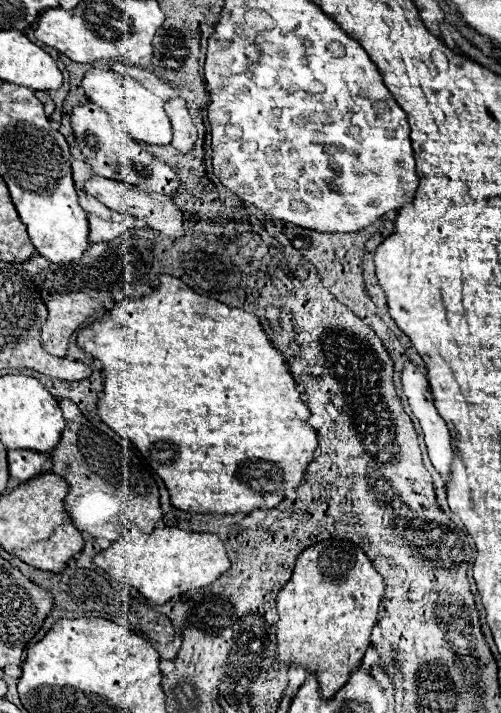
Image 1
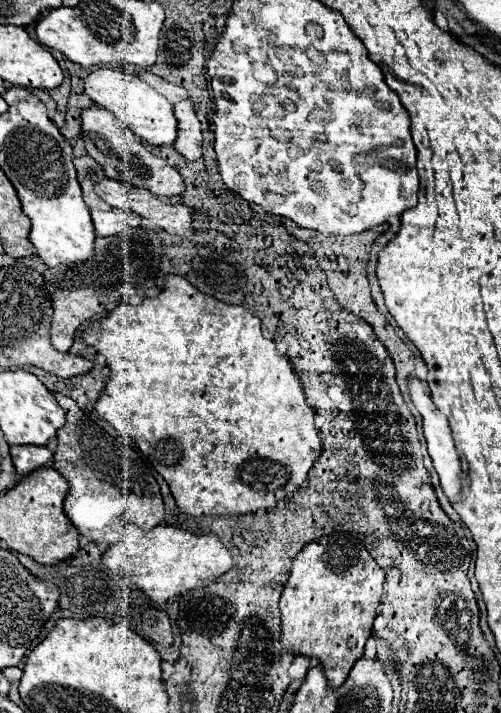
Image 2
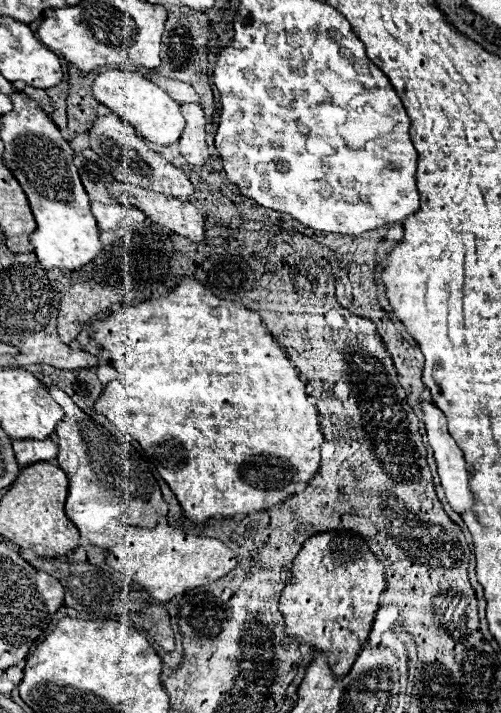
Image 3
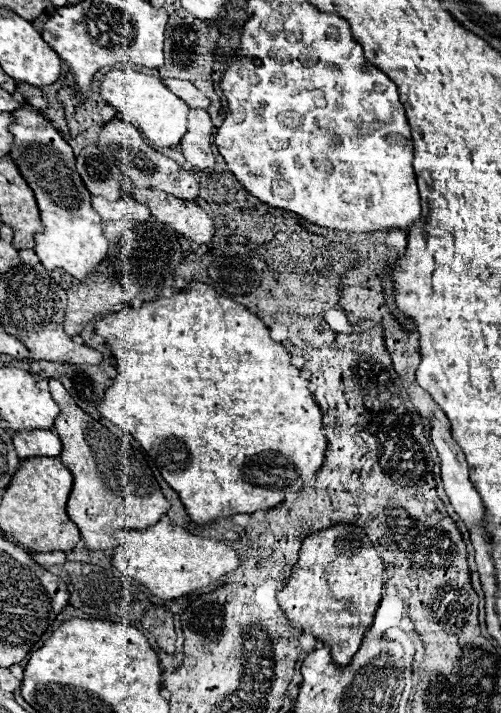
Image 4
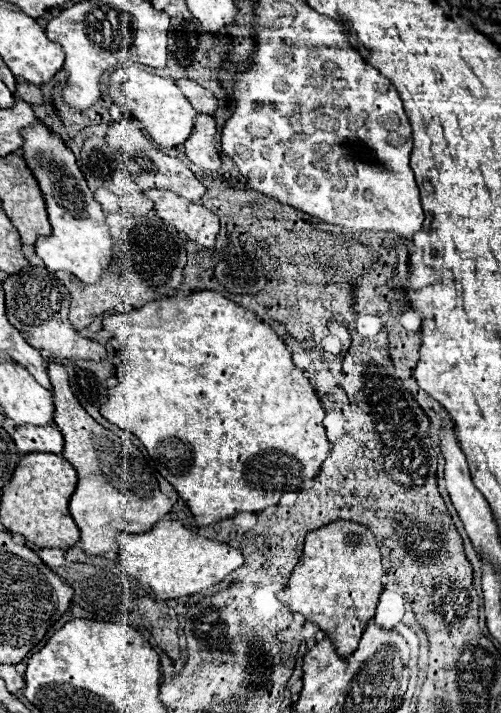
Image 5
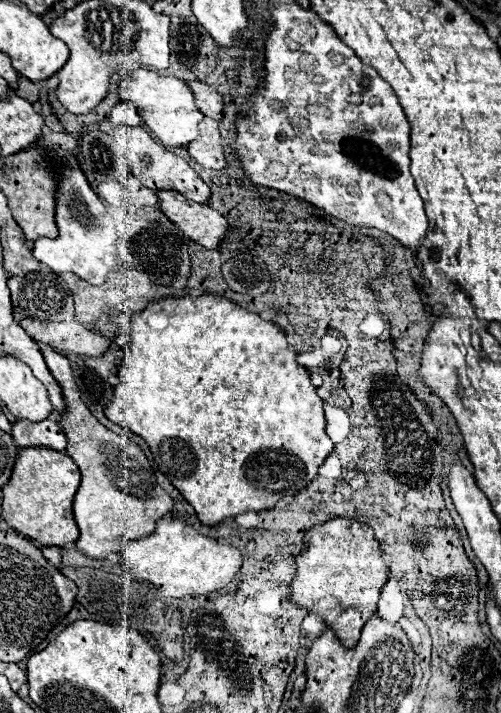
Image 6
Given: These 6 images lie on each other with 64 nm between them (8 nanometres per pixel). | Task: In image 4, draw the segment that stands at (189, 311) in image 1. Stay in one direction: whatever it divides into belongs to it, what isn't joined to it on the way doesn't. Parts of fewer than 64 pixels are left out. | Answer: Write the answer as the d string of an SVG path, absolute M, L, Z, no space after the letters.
M192 282L184 292L172 298L144 302L140 308L130 308L106 316L94 324L94 330L96 334L106 336L106 342L110 344L118 366L114 384L106 390L104 400L98 406L98 412L112 424L130 432L150 456L158 456L158 468L162 472L162 478L176 490L176 494L180 496L182 504L186 506L194 522L204 524L212 522L214 518L228 518L234 514L252 514L256 510L274 508L284 500L286 492L302 490L304 480L312 478L322 466L328 440L322 428L322 412L308 390L308 380L300 378L300 370L290 364L290 354L286 352L286 348L270 338L270 330L256 314L248 312L248 308L244 308L242 304L236 304L220 296L212 286L206 286L202 282Z

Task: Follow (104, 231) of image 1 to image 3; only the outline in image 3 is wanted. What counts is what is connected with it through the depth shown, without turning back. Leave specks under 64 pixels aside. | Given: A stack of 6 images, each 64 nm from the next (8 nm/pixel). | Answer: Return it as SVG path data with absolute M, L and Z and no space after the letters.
M94 202L92 204L92 212L94 212L96 220L98 220L100 230L118 228L124 222L142 222L142 220L146 220L146 216L140 210L130 208L130 206L120 206L120 204L106 206L106 204Z

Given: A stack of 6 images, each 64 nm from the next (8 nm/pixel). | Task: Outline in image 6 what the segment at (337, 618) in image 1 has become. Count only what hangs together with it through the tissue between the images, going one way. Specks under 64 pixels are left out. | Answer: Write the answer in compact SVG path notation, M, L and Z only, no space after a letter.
M330 518L306 532L306 548L296 556L296 566L290 598L308 612L320 614L346 648L354 646L364 624L374 616L380 590L388 580L388 568L372 528L354 518Z

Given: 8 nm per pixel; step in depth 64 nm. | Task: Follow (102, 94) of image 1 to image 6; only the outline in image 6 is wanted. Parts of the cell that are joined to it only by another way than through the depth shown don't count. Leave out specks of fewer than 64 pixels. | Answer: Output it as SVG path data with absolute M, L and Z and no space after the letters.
M132 70L128 76L120 80L118 84L118 96L122 102L134 102L138 108L138 114L142 116L144 124L150 128L150 132L166 146L186 146L198 138L198 124L204 120L204 114L196 108L194 94L188 88L188 84L174 76L162 76L150 70Z

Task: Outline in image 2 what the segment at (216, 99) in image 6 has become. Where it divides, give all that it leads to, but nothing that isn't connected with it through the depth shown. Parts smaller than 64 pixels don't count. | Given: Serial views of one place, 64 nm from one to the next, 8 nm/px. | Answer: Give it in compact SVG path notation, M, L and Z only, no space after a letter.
M136 72L136 74L138 74L146 84L150 84L150 86L156 88L160 94L164 94L170 102L178 102L178 100L188 100L188 98L190 98L188 90L186 90L184 86L180 86L180 84L168 82L168 80L160 78L160 76L152 74L152 72Z

